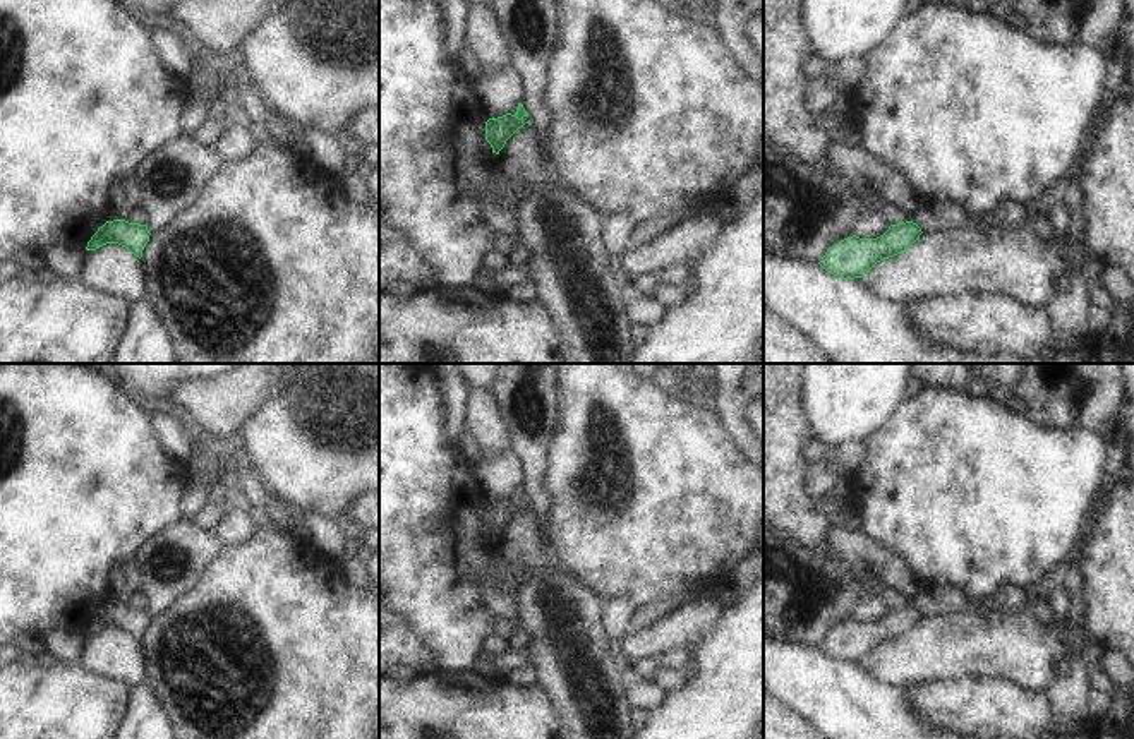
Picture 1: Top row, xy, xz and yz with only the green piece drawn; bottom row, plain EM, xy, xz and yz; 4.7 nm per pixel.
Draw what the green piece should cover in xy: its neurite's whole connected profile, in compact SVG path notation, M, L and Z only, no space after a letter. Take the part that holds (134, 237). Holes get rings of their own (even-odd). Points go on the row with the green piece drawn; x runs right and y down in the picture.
M113 219L98 228L87 242L86 250L96 250L106 243L118 243L141 259L142 250L149 242L149 235L151 233L146 225Z

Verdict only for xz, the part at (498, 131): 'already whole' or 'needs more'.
already whole

